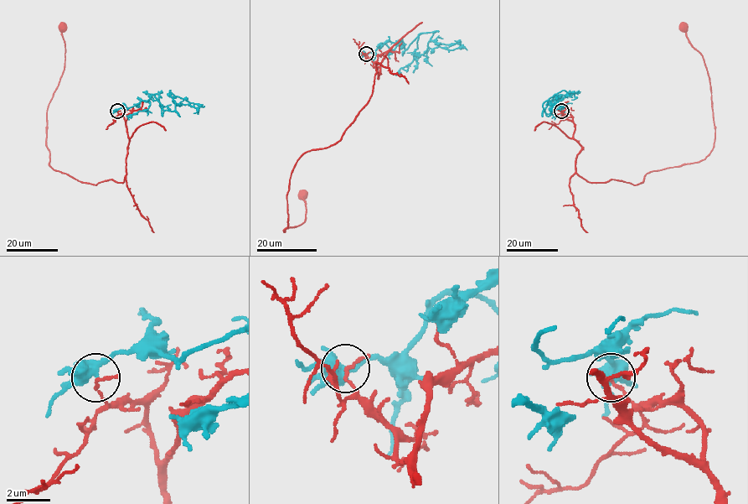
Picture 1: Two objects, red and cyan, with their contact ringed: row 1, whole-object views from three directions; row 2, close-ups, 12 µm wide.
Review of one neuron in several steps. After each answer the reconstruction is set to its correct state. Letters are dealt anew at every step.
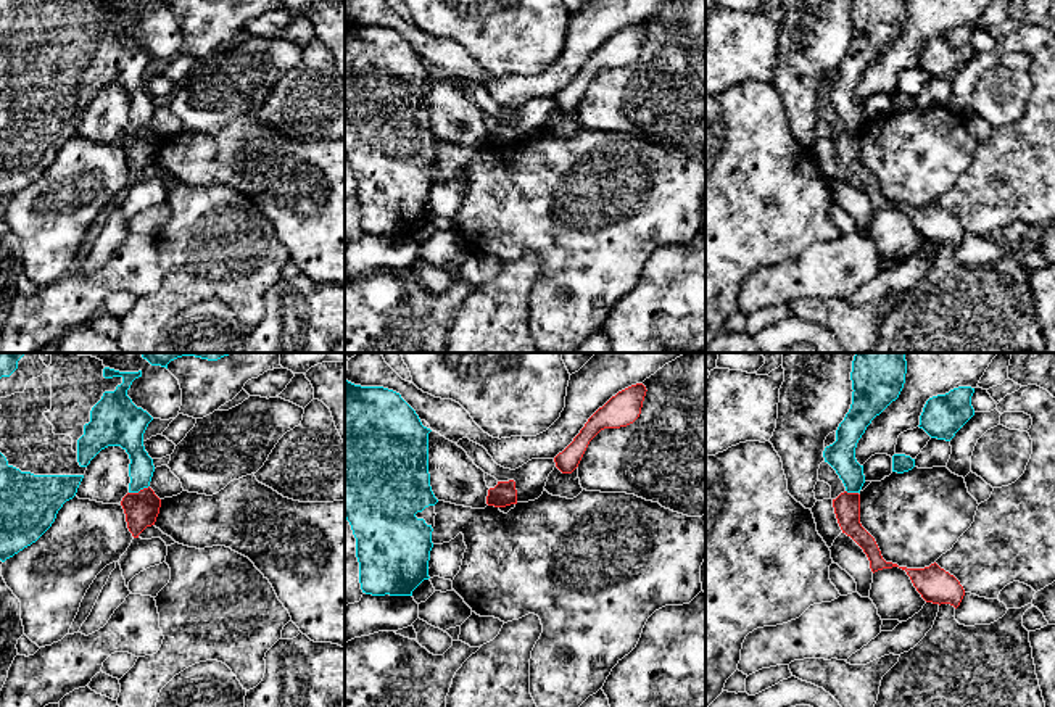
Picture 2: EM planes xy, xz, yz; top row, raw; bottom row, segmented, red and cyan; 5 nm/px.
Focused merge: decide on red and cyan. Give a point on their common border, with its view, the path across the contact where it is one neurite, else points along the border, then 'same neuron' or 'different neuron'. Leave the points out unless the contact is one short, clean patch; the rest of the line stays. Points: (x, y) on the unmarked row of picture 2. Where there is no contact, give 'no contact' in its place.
meets red in xy at (140, 129); border along xy (148, 124), (129, 132); different neuron

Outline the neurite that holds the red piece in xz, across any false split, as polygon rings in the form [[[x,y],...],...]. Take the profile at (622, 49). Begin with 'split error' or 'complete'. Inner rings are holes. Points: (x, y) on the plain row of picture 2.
complete; [[[636,23],[612,35],[588,58],[573,81],[554,97],[556,106],[562,113],[572,113],[578,106],[590,81],[601,69],[620,68],[633,63],[641,53],[646,31],[643,23]]]

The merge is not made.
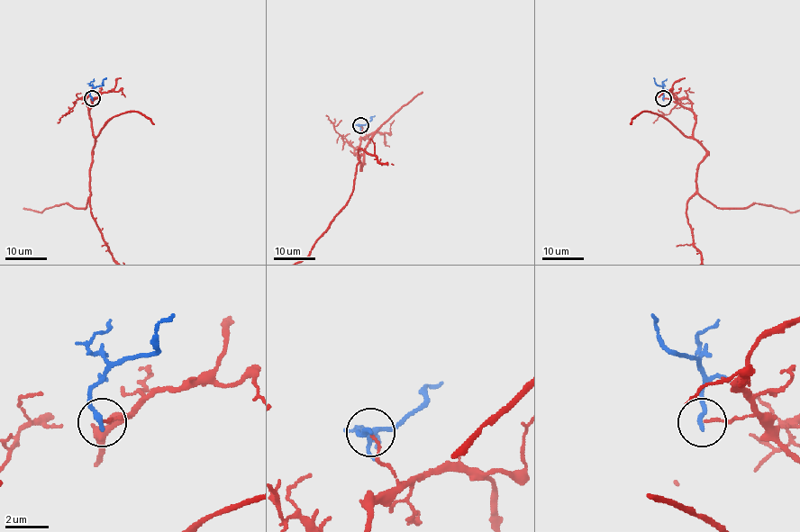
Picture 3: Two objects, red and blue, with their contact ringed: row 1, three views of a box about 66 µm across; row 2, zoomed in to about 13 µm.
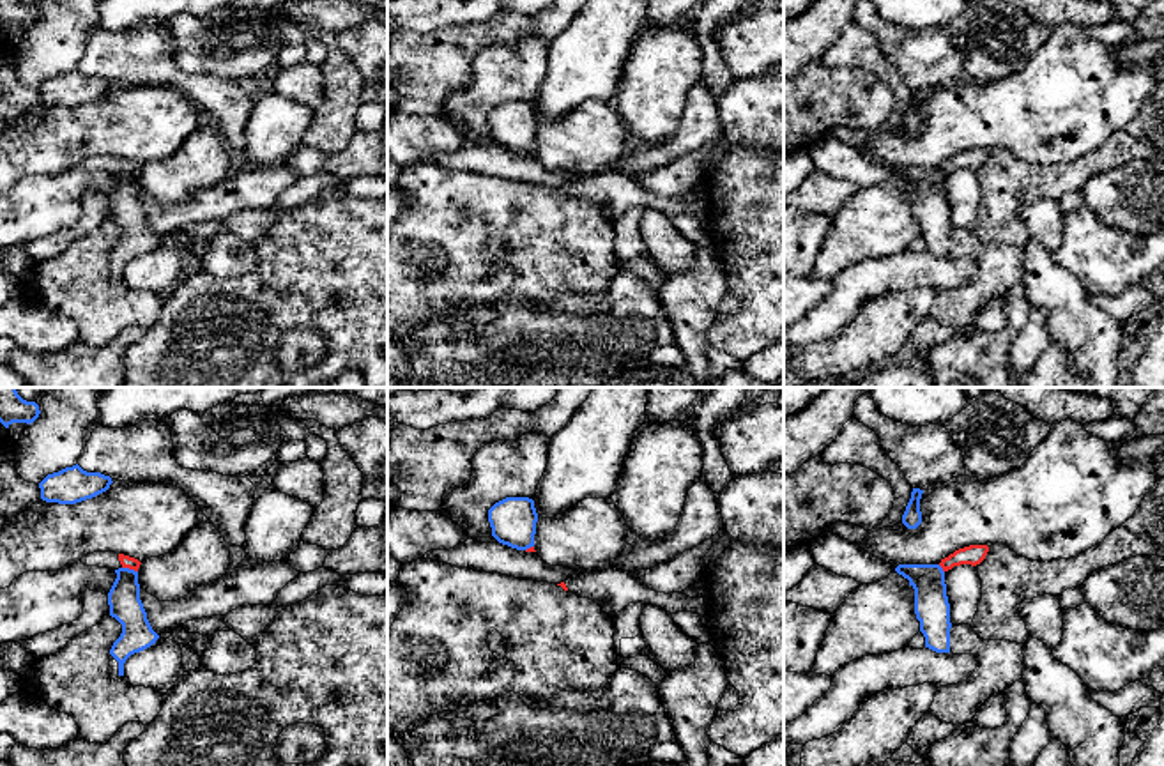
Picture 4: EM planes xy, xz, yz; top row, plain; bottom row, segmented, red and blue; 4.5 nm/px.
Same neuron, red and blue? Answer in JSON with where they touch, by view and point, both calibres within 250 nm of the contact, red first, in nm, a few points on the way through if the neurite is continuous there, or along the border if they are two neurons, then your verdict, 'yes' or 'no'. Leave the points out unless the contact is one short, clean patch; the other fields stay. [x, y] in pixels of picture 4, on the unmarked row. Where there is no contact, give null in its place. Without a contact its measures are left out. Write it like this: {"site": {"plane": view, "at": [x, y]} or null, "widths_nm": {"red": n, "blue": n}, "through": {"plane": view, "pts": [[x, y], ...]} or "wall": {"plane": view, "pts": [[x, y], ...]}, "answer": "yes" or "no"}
{"site": {"plane": "xy", "at": [130, 172]}, "widths_nm": {"red": 60, "blue": 150}, "wall": {"plane": "xy", "pts": [[122, 170], [137, 176]]}, "answer": "no"}

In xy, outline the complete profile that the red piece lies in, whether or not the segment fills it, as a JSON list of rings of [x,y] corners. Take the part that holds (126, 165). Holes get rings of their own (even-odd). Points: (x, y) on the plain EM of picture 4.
[[[94,156],[94,157],[87,157],[81,161],[81,166],[85,170],[99,170],[99,172],[111,172],[111,173],[119,173],[119,172],[129,172],[138,175],[140,172],[140,165],[124,157],[115,157],[115,156]]]

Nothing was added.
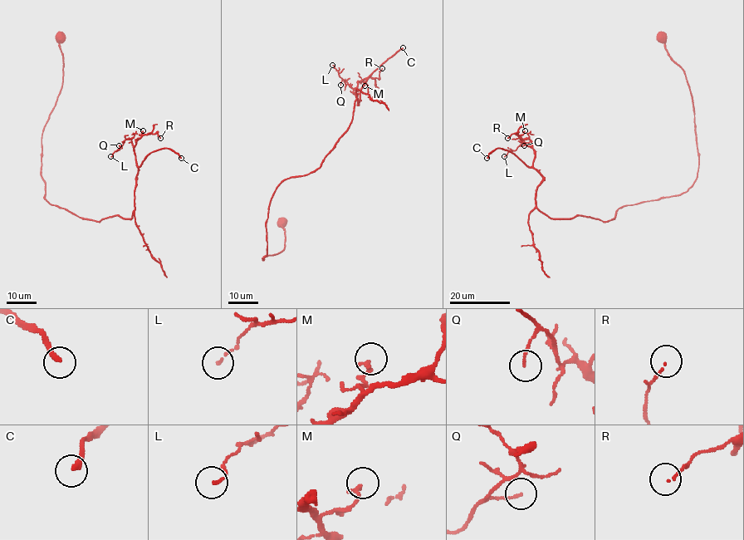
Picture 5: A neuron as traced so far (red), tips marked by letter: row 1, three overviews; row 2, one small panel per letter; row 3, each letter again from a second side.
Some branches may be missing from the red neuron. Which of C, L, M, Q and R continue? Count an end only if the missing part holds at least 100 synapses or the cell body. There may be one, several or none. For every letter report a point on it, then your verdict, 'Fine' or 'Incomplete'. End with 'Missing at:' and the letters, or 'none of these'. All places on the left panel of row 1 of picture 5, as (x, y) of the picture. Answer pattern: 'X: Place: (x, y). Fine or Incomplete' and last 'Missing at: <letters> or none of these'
C: Place: (181, 158). Incomplete
L: Place: (110, 156). Fine
M: Place: (143, 130). Fine
Q: Place: (119, 145). Fine
R: Place: (160, 138). Fine
Missing at: C

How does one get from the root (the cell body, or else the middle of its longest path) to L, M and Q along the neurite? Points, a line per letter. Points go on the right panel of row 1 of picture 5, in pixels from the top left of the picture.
L: (661, 36), (692, 98), (698, 170), (686, 192), (607, 221), (551, 218), (535, 203), (532, 143), (504, 156)
M: (661, 36), (692, 98), (698, 170), (686, 192), (607, 221), (549, 218), (525, 130)
Q: (661, 36), (692, 98), (698, 170), (686, 192), (607, 221), (551, 218), (524, 145)

